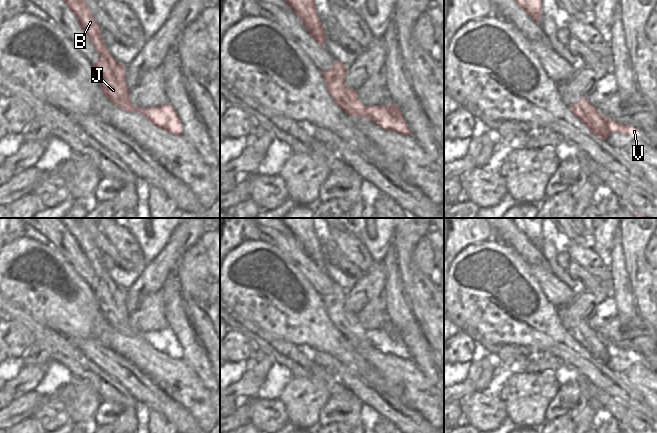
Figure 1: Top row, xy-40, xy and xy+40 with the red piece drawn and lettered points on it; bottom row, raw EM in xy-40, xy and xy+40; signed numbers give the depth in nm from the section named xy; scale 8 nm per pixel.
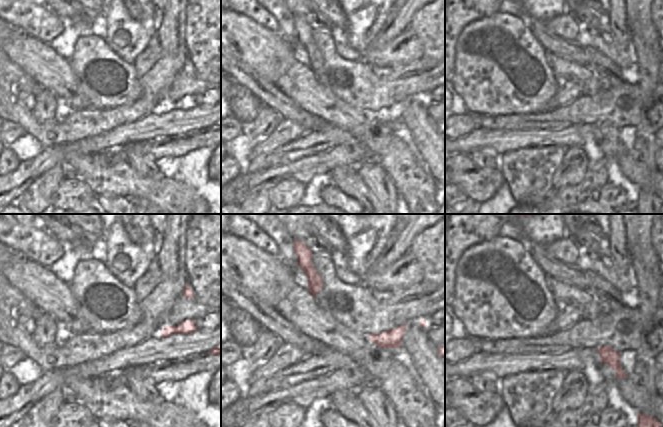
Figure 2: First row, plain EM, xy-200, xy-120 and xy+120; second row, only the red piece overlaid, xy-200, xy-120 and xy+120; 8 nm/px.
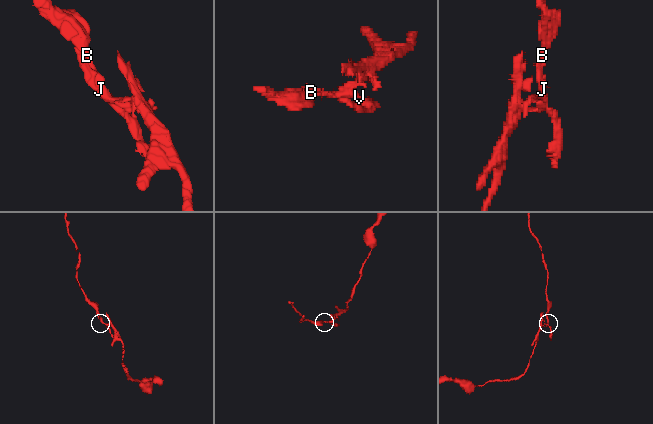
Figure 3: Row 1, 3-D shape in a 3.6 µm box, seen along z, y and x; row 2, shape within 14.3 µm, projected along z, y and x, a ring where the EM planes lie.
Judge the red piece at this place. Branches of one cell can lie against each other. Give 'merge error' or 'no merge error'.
merge error

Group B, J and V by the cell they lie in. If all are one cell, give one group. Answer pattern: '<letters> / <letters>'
B J / V

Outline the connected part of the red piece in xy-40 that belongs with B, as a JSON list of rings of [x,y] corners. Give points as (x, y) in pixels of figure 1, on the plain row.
[[[86,218],[58,219],[75,239],[99,279],[93,293],[103,318],[122,334],[143,338],[144,332],[138,332],[131,327],[129,313],[125,307],[125,292],[109,277],[101,263],[99,248],[85,227]]]

